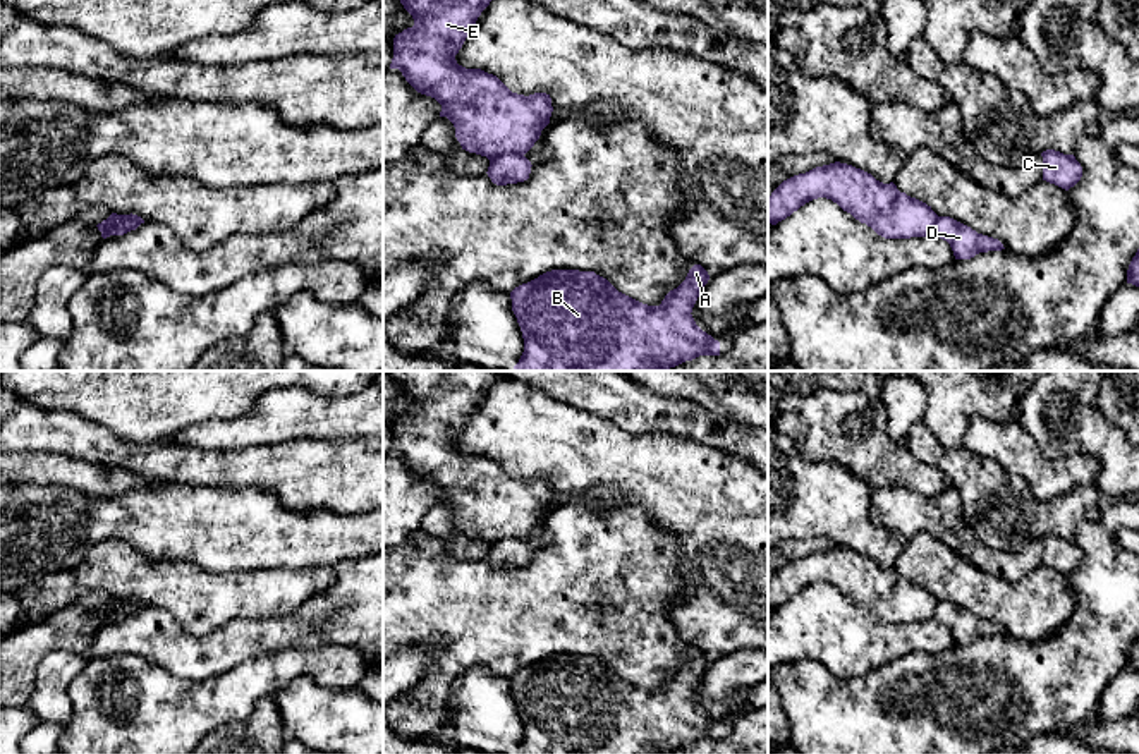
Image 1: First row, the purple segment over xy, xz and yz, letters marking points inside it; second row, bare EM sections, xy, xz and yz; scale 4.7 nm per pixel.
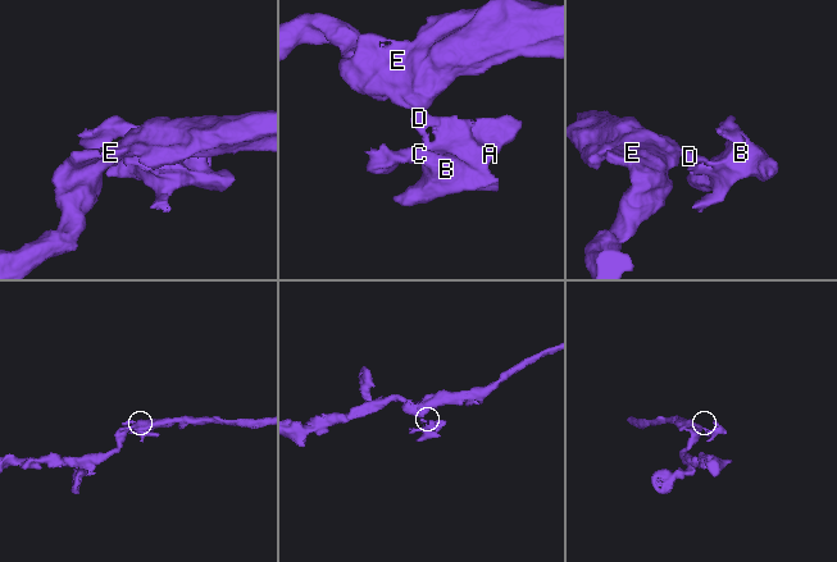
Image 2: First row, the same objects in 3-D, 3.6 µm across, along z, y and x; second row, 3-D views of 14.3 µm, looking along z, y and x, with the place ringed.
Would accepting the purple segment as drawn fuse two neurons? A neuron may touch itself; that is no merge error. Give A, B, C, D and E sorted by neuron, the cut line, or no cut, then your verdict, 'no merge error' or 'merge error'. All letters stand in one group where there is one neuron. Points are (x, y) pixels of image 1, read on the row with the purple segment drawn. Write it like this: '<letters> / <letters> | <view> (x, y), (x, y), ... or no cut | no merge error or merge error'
A B C D / E | xz (523, 153), (502, 153), (490, 160) | merge error

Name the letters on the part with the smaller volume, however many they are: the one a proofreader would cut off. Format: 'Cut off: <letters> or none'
Cut off: A, B, C, D

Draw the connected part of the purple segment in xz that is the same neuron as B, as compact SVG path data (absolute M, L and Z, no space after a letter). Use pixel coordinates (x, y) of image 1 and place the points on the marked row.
M694 265L660 306L618 292L594 271L551 270L510 292L524 338L514 371L668 371L699 356L720 356L720 342L703 331L692 307L710 275Z

